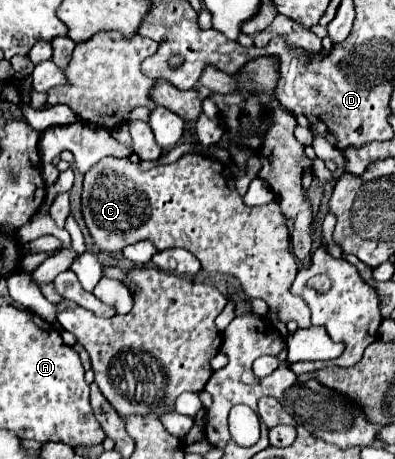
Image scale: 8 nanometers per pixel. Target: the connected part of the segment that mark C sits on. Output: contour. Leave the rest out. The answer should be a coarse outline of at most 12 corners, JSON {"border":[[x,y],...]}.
{"border":[[197,153],[85,173],[99,249],[149,239],[311,327],[277,203]]}

